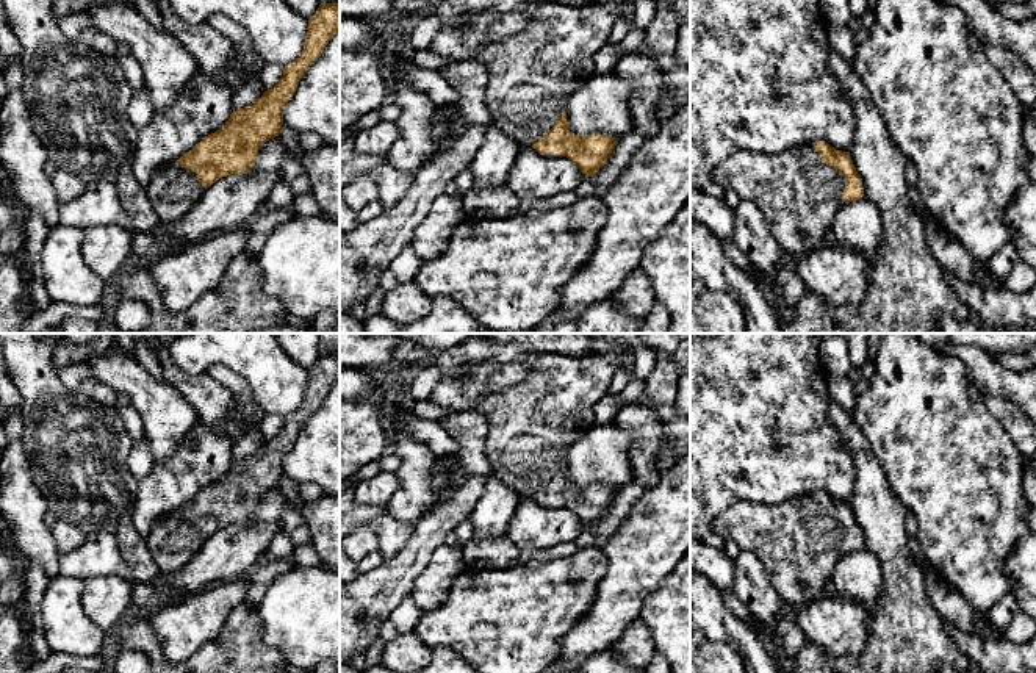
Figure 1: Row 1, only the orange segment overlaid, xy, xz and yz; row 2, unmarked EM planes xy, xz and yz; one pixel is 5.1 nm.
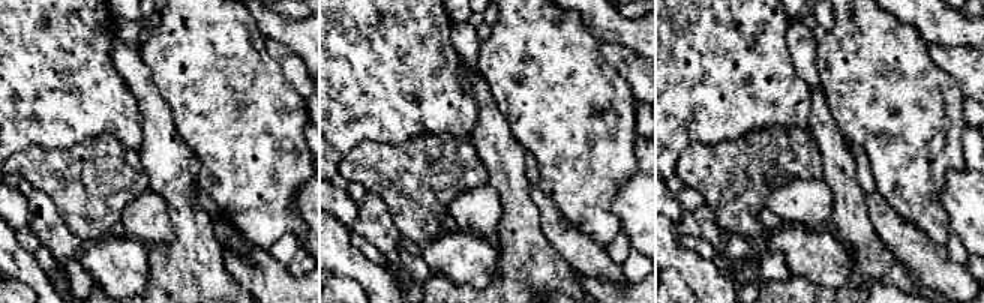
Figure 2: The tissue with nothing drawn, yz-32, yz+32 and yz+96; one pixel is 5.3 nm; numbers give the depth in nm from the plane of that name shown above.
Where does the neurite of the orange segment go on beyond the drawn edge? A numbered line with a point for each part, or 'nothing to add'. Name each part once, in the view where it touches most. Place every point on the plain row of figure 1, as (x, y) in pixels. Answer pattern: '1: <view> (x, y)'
1: yz (797, 543)

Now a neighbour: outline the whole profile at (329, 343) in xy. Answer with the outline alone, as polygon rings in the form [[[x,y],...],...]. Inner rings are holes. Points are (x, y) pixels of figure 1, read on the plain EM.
[[[319,333],[319,354],[340,355],[340,333]]]

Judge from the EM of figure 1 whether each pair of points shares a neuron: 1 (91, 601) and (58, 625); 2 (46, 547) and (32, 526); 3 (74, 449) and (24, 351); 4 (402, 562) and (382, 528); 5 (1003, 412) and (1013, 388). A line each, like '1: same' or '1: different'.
1: different
2: same
3: same
4: different
5: different

